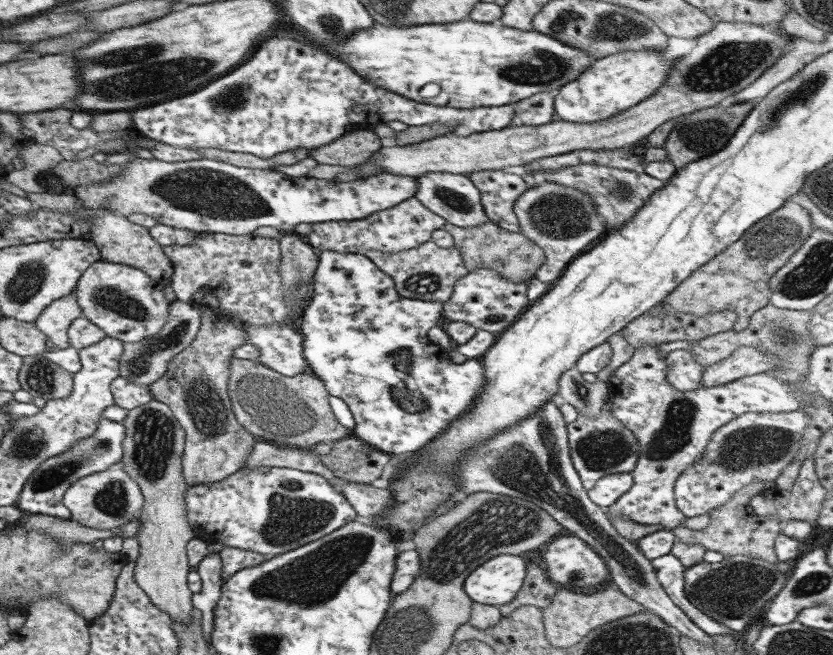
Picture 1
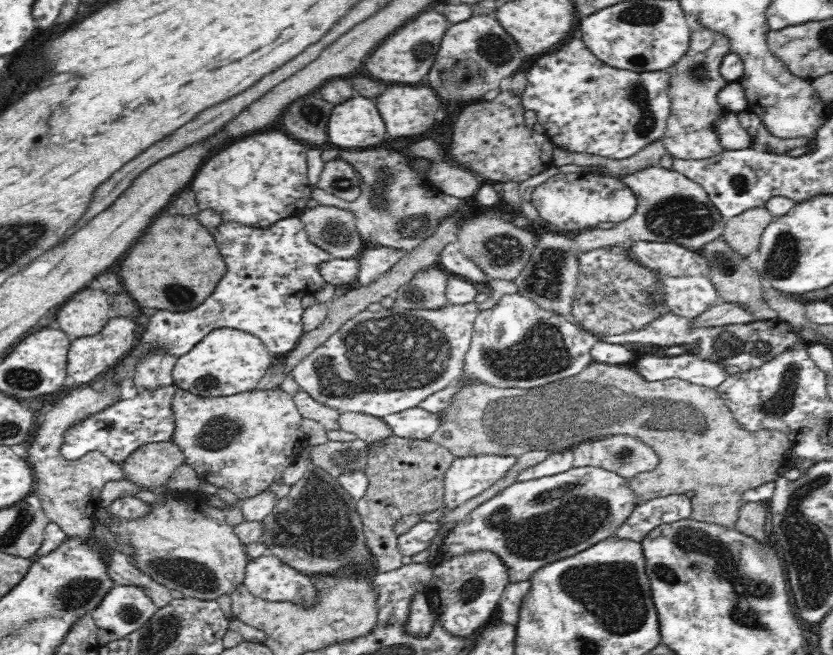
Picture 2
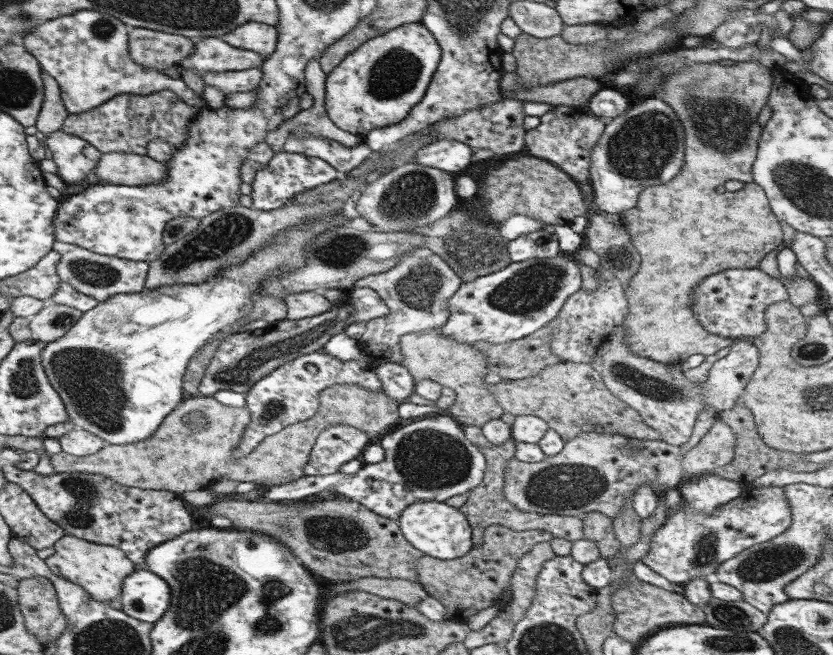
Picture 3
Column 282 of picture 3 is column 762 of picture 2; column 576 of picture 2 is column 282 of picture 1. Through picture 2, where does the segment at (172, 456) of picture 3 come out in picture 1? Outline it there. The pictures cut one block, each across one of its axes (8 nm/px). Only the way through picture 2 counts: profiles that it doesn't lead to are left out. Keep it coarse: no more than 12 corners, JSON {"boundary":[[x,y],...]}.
{"boundary":[[233,357],[235,419],[257,440],[309,449],[351,435],[312,372]]}

